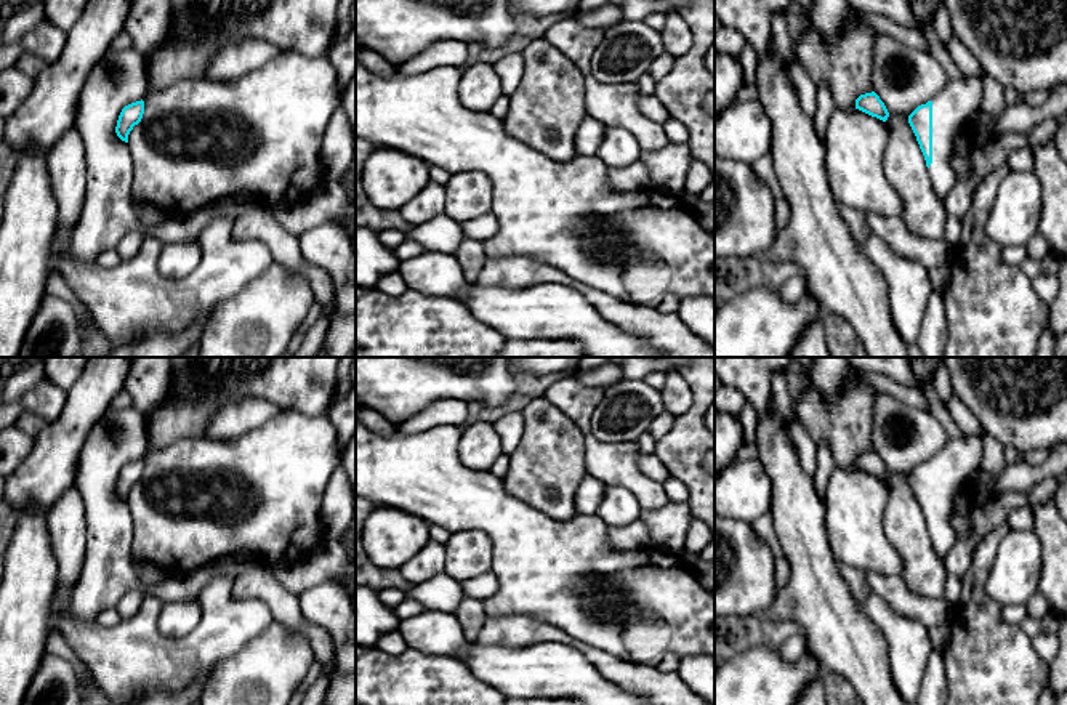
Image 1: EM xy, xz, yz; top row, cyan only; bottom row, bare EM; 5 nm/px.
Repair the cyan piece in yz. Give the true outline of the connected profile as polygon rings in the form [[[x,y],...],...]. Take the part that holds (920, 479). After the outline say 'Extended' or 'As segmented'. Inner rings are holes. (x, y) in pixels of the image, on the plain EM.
[[[963,434],[948,441],[940,452],[908,474],[908,482],[926,519],[932,550],[940,559],[958,540],[952,526],[958,490],[980,463],[982,439]]]. Extended

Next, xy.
[[[136,460],[125,465],[119,474],[115,492],[117,495],[128,502],[128,494],[135,484],[138,484],[144,473],[144,460]]]. As segmented

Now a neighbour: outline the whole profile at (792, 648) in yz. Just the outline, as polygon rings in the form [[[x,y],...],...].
[[[801,634],[782,638],[777,651],[785,660],[796,662],[807,652],[807,639]]]

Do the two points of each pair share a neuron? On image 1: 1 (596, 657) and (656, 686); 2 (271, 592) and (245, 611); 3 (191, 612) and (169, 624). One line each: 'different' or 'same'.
1: same
2: different
3: same

